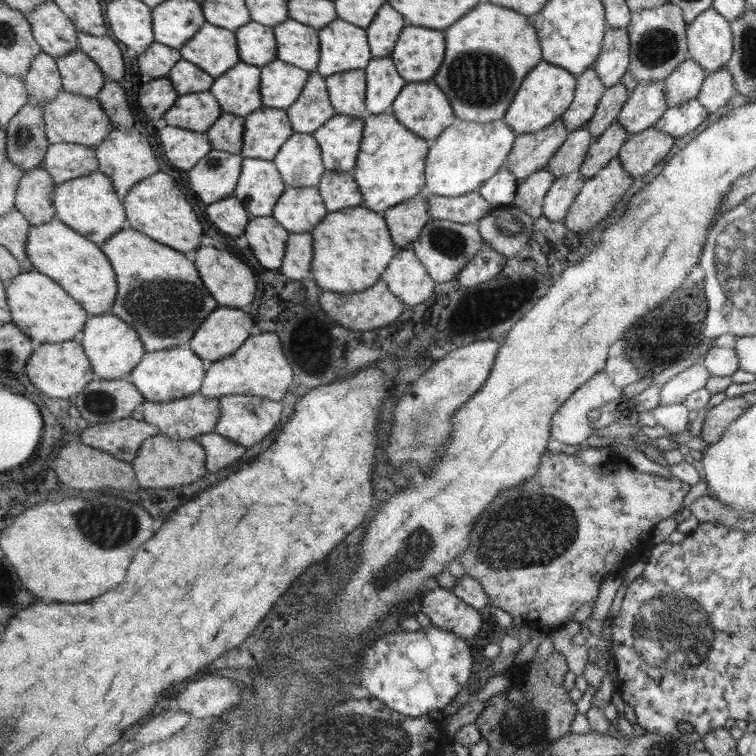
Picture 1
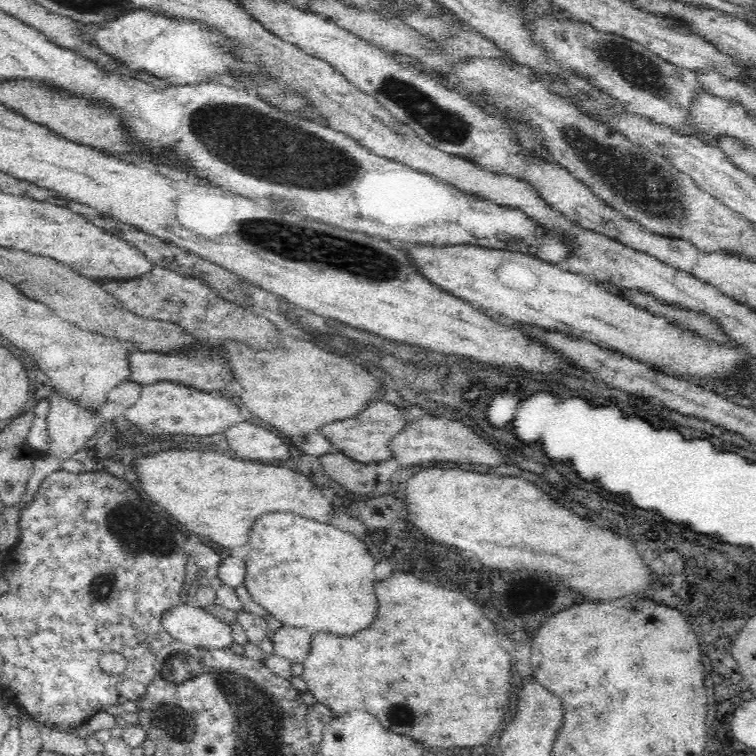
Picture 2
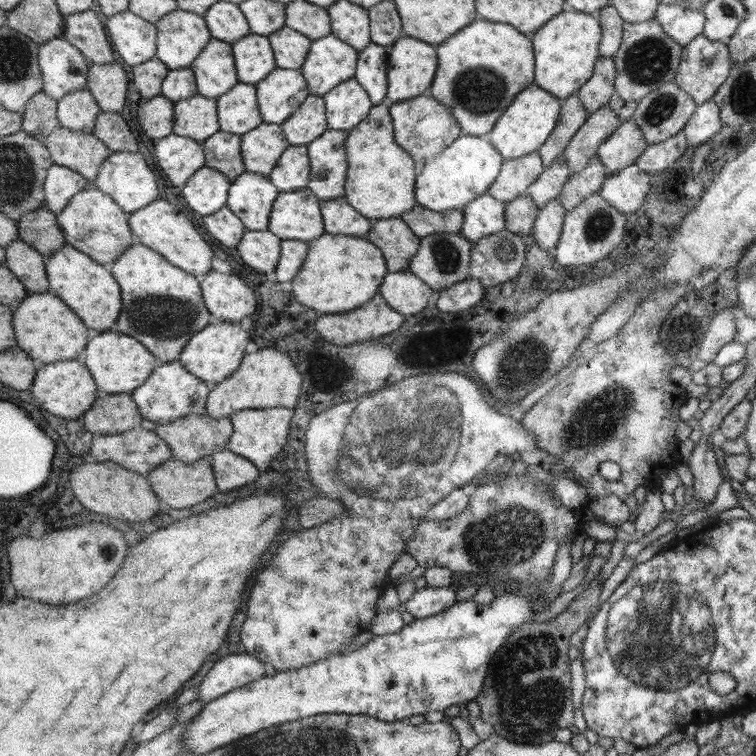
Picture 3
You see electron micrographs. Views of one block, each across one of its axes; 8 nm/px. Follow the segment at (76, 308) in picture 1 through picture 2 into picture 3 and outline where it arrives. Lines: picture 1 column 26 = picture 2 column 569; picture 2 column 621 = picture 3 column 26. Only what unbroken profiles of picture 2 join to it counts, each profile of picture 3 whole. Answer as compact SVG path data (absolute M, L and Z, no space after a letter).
M29 292L14 311L14 330L18 346L38 364L75 360L86 349L93 334L82 317L66 301L49 292Z

